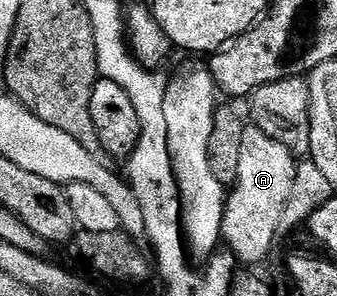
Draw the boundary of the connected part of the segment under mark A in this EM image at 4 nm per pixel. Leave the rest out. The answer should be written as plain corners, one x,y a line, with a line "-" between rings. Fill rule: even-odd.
246,125
243,132
242,156
237,180
225,199
223,216
224,245
240,261
261,262
273,250
273,241
281,230
283,204
291,193
291,180
295,180
297,162
295,156
279,142
267,136
258,126

